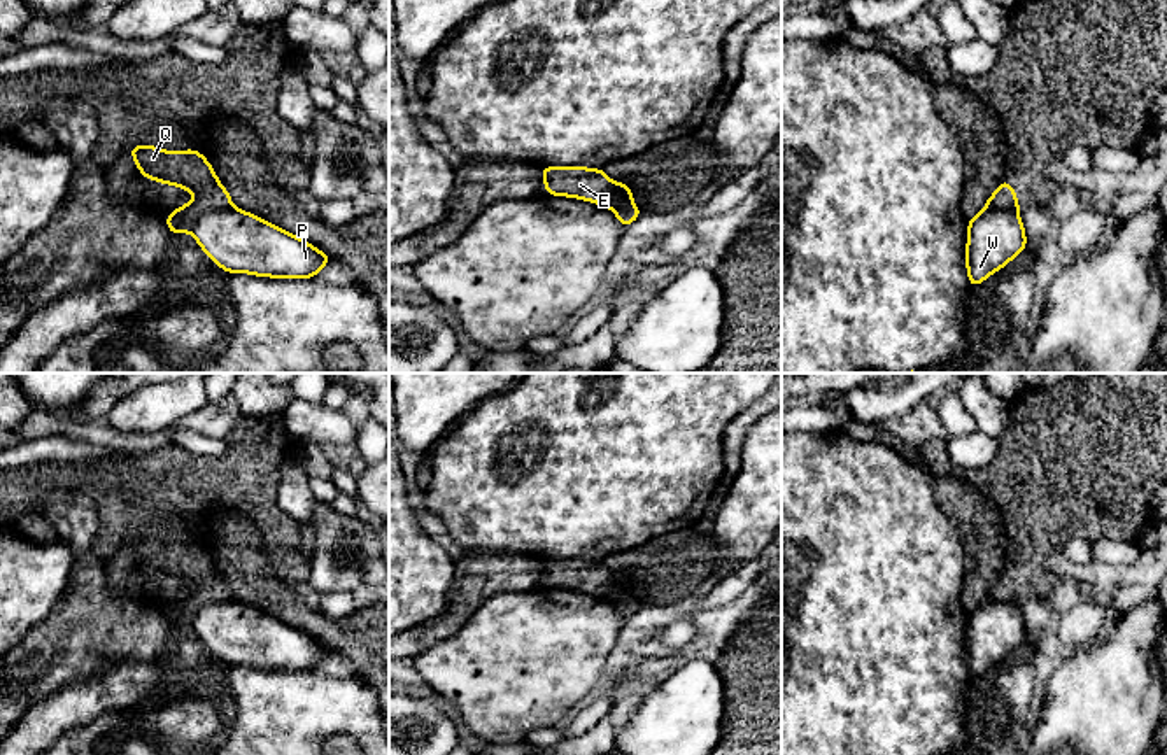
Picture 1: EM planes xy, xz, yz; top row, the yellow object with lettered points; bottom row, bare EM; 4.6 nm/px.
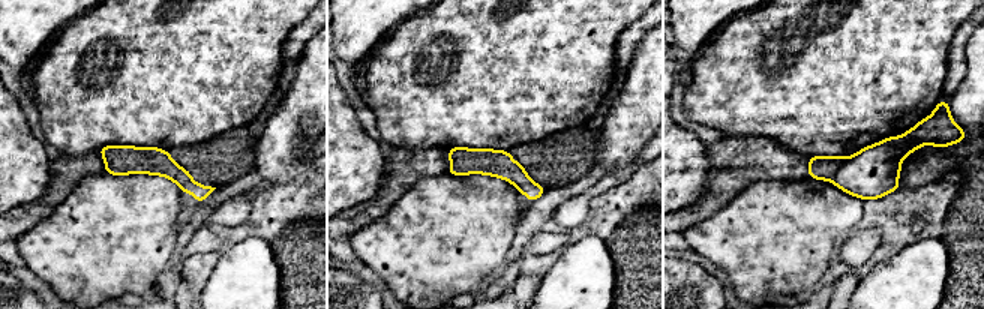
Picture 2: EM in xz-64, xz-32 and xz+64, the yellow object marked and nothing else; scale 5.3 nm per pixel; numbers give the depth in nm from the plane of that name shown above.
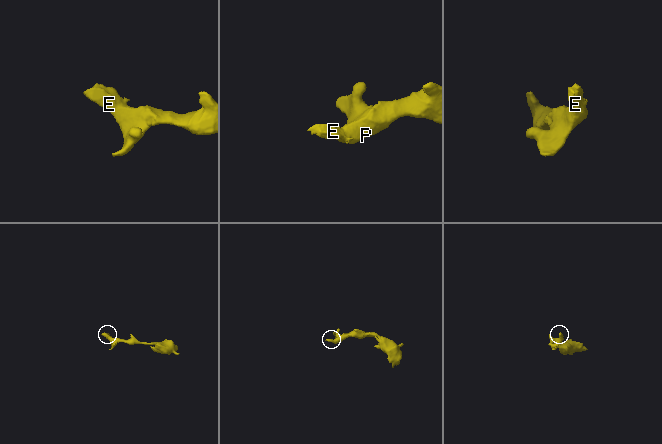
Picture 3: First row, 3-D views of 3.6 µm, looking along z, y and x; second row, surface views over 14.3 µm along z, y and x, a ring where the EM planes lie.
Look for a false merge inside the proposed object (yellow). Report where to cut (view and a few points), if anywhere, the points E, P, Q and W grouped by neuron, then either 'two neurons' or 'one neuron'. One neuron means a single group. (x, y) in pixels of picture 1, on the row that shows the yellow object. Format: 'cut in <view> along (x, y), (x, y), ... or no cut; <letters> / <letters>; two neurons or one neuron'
cut in xy along (232, 205), (209, 209), (190, 232); E Q / P W; two neurons

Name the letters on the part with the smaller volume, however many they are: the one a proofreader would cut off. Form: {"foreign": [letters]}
{"foreign": ["E", "Q"]}

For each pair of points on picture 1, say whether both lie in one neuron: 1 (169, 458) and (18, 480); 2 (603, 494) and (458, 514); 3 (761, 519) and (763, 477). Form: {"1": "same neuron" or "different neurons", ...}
{"1": "same neuron", "2": "same neuron", "3": "same neuron"}

